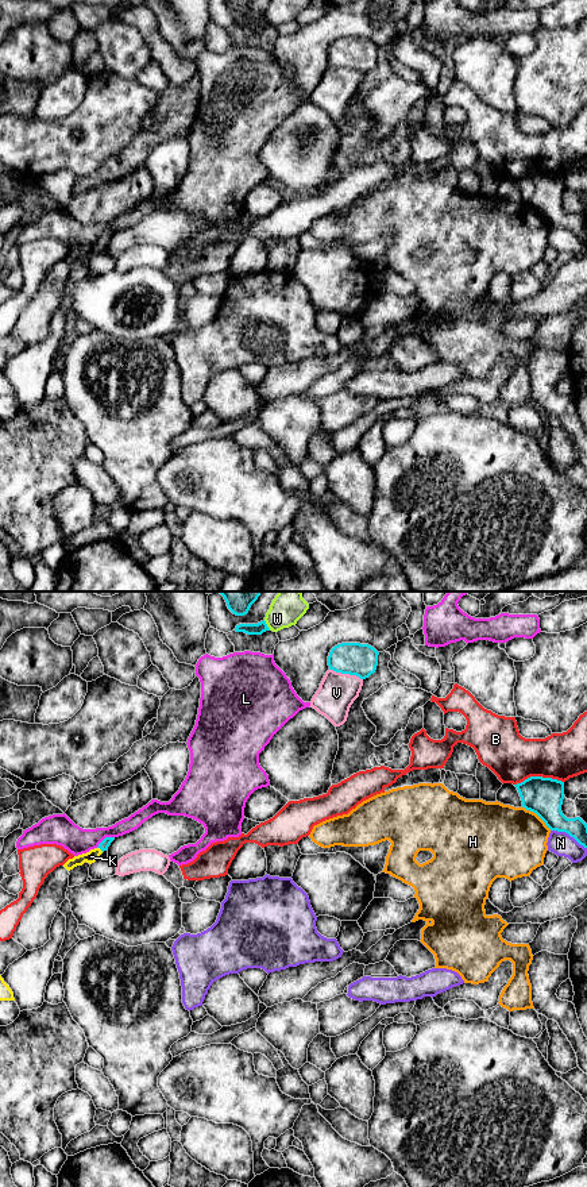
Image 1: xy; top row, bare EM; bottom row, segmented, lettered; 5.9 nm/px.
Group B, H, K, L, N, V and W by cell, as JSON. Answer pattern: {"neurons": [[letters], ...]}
{"neurons": [["B"], ["H"], ["K"], ["L"], ["N"], ["V"], ["W"]]}

